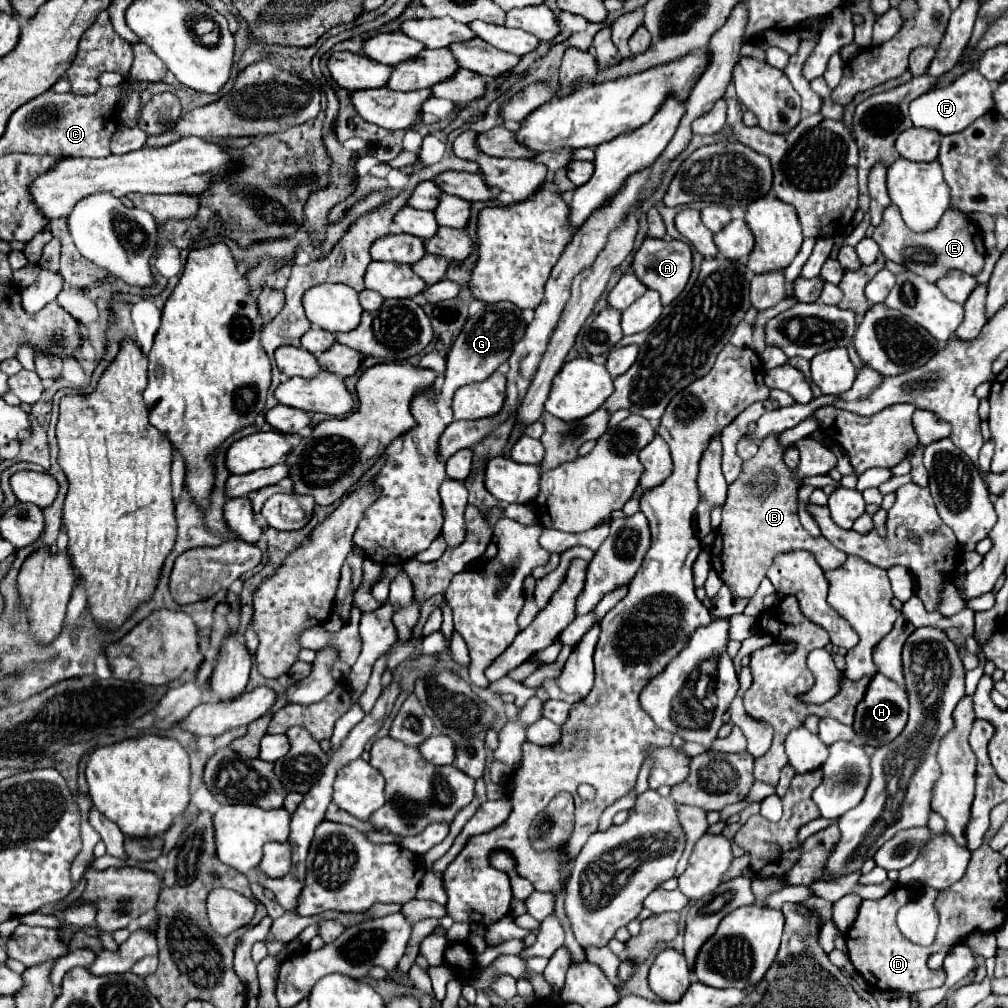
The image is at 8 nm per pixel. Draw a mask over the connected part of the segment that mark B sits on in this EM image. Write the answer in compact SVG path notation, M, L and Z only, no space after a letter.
M767 436L761 442L759 452L751 460L743 462L739 478L729 486L727 500L723 504L723 522L711 548L711 562L719 578L735 592L737 598L751 598L757 592L777 554L807 550L815 556L823 570L833 570L847 558L847 554L837 550L829 540L809 536L797 518L797 506L793 506L793 496L797 496L799 490L795 480L803 476L829 474L829 470L837 466L837 458L827 446L813 438L801 438L795 446L799 448L801 464L797 470L789 470L781 458L785 448L777 442L777 436Z

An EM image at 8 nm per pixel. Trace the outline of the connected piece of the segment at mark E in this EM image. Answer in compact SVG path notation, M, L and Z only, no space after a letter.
M889 204L883 212L881 224L873 232L873 240L879 244L887 260L903 264L907 270L927 278L929 282L935 282L937 278L945 276L947 270L977 274L983 268L983 258L985 258L983 234L977 228L977 224L973 224L967 216L955 210L947 210L935 228L917 234L905 226L901 214L897 212L897 206Z

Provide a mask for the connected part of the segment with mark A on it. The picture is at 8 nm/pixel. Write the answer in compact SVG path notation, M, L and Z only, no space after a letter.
M645 238L641 248L635 252L635 258L631 262L631 270L647 288L657 290L661 294L661 304L667 306L683 292L683 288L689 280L689 274L691 274L691 248L685 242L673 240L673 238L665 238L665 240Z

